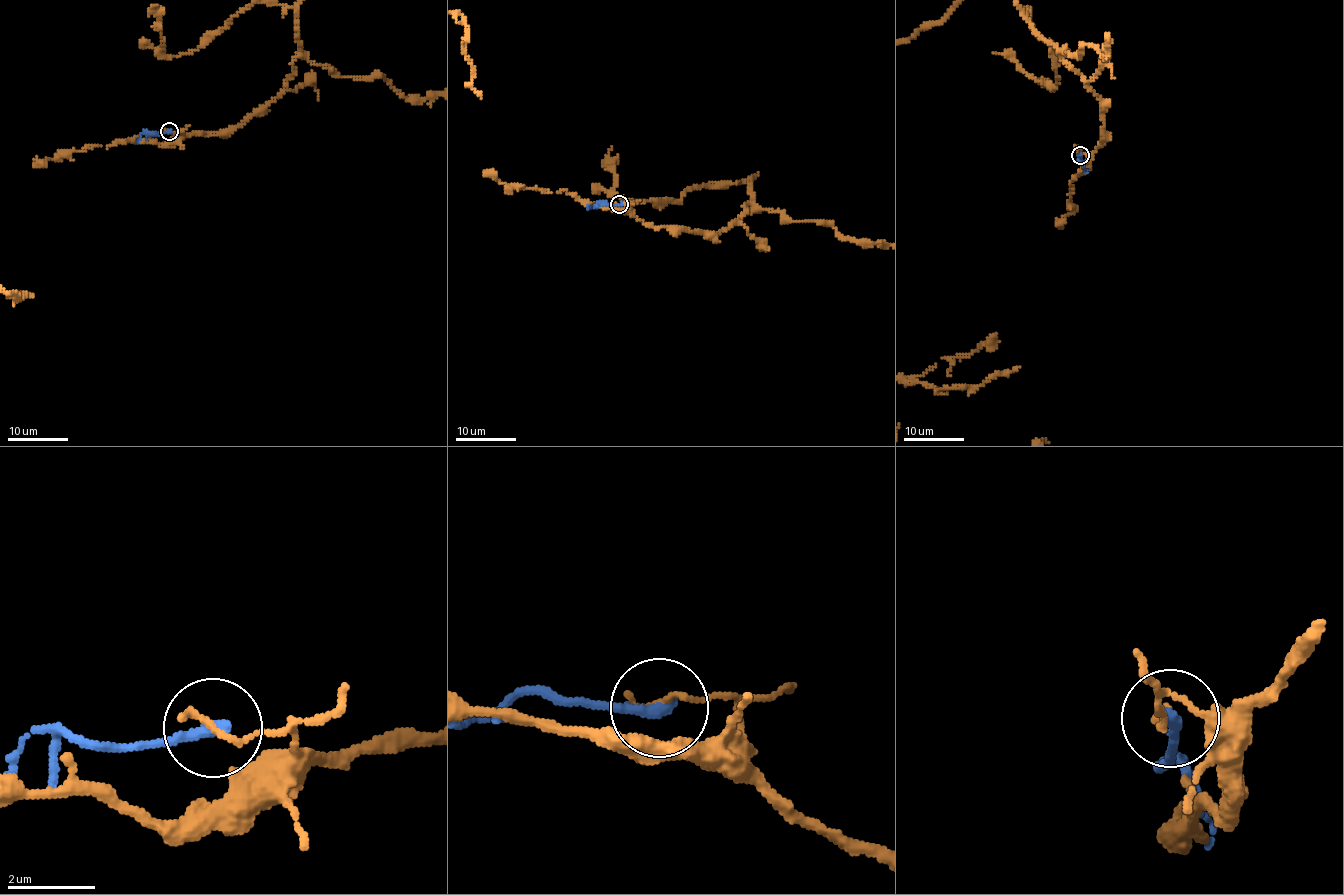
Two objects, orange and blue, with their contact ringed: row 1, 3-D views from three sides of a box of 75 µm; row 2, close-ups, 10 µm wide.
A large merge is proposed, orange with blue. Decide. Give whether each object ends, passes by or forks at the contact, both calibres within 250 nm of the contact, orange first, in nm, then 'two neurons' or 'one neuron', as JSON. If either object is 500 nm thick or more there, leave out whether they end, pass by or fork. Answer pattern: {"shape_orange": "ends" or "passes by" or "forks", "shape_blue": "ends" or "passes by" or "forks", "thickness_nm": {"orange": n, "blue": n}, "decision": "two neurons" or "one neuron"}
{"shape_orange": "ends", "shape_blue": "ends", "thickness_nm": {"orange": 170, "blue": 320}, "decision": "two neurons"}

